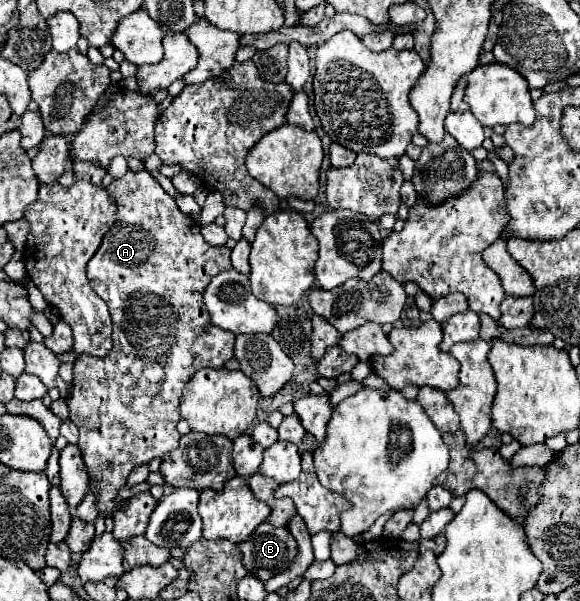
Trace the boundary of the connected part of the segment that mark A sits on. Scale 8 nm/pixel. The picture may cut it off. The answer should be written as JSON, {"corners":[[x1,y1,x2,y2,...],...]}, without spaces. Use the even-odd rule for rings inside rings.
{"corners":[[128,171,124,177,114,179,114,183,112,183,112,197,116,201,116,223,110,227,110,231,102,239,96,255,90,259,90,263,88,263,88,279,92,283,92,289,106,301,106,305,110,309,112,323,114,323,114,333,112,333,114,347,112,347,112,351,104,359,98,359,98,357,78,357,76,359,76,365,74,365,74,385,72,385,70,397,66,399,68,409,70,409,70,421,80,431,78,447,82,449,82,457,84,457,84,463,88,465,90,479,96,481,98,507,100,507,100,513,104,513,104,515,112,515,114,511,118,511,120,505,116,505,116,493,118,493,120,487,126,485,126,479,128,479,128,475,130,475,130,471,134,467,144,465,144,463,148,463,154,457,164,457,166,453,170,453,170,451,174,451,178,447,180,433,176,431,176,423,180,419,178,405,180,405,180,399,182,399,184,385,202,367,224,367,224,363,234,357,234,341,236,341,236,337,232,333,226,333,222,329,214,329,210,325,210,317,206,317,206,305,202,301,202,293,204,293,206,285,210,283,210,279,214,275,226,271,226,269,232,269,232,265,230,265,230,249,228,247,212,247,212,245,208,245,204,241,202,233,200,233,200,227,190,227,192,219,178,209,176,201,160,187,160,183,148,171,138,171,138,173]]}

